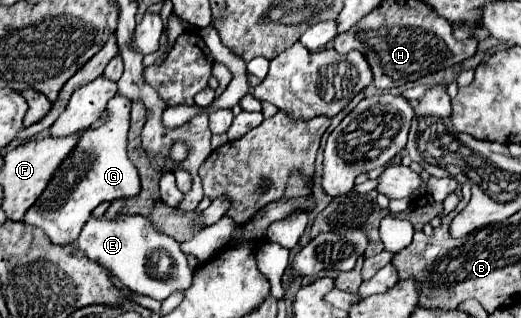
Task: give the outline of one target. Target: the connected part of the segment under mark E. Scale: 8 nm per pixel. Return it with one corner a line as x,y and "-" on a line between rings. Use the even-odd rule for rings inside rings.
120,215
114,221
100,217
90,217
88,223
82,227
78,237
78,247
98,265
110,269
130,291
148,295
156,301
164,301
176,291
186,291
188,285
192,285
192,269
188,267
186,255
180,251
180,243
174,241
168,235
158,233
148,217
142,215
-
166,251
172,257
172,275
166,279
160,279
148,271
148,261
152,253
-
176,269
176,271
174,271

